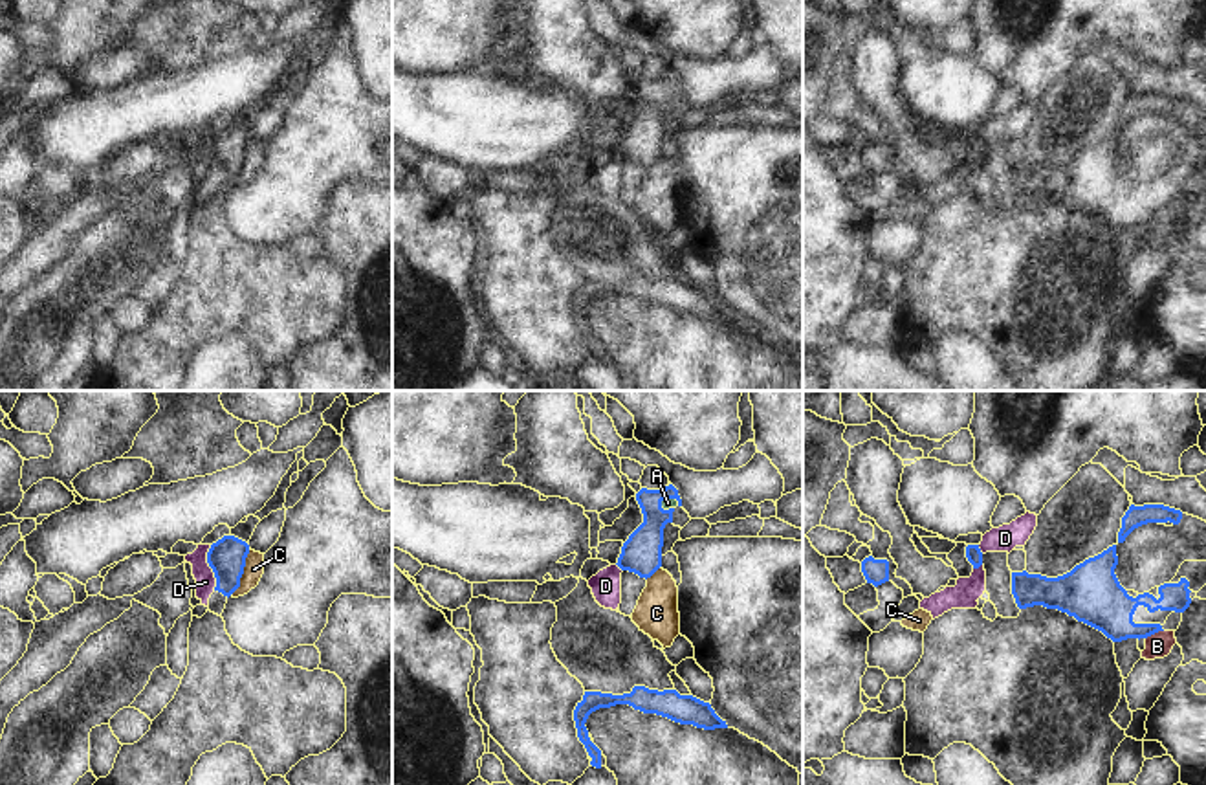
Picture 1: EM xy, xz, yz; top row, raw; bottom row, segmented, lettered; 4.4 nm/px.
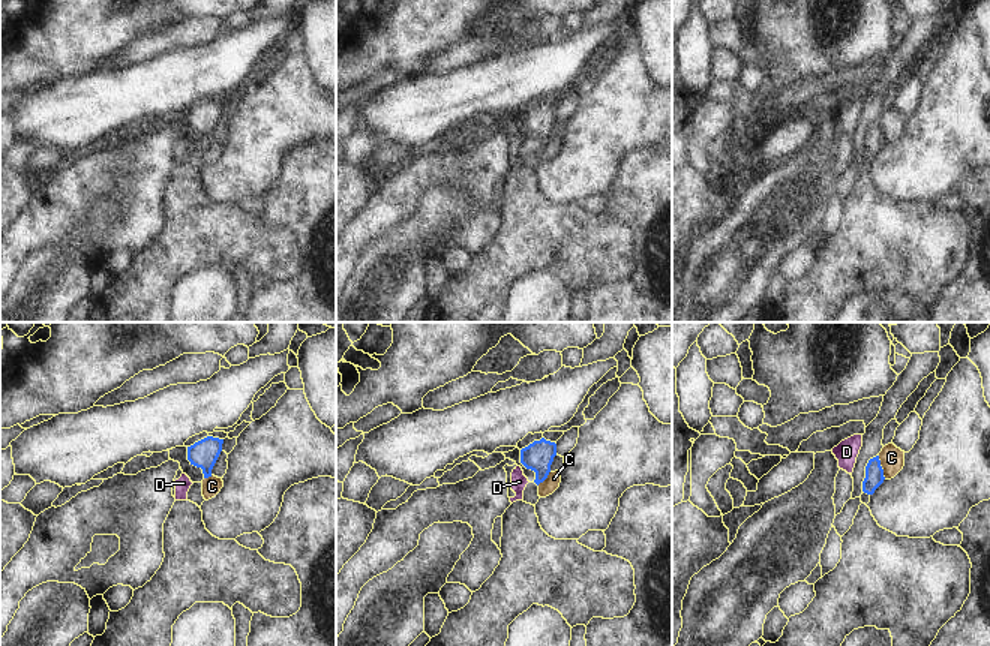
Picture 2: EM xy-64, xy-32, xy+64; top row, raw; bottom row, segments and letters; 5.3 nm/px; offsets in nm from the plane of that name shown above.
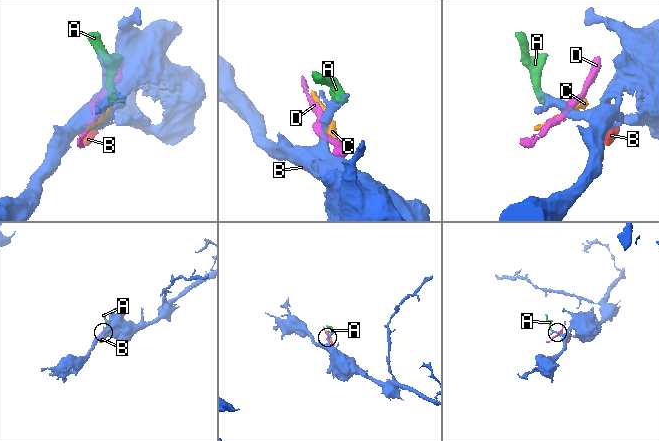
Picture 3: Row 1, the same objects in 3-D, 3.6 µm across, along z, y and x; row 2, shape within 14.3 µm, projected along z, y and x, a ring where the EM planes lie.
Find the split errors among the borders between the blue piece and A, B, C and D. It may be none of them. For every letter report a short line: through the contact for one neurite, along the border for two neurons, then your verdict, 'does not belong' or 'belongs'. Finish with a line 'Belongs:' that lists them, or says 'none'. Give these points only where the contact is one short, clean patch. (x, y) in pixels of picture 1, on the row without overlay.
A: line xz (644, 136), (657, 96), (668, 87), (668, 92); belongs
B: line yz (1162, 219), (1146, 228); does not belong
C: line xy (250, 138), (241, 173), (230, 184); does not belong
D: line xy (209, 134), (208, 154), (215, 167), (215, 178); does not belong
Belongs: A

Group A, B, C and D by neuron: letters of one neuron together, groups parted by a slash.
A / B C / D

